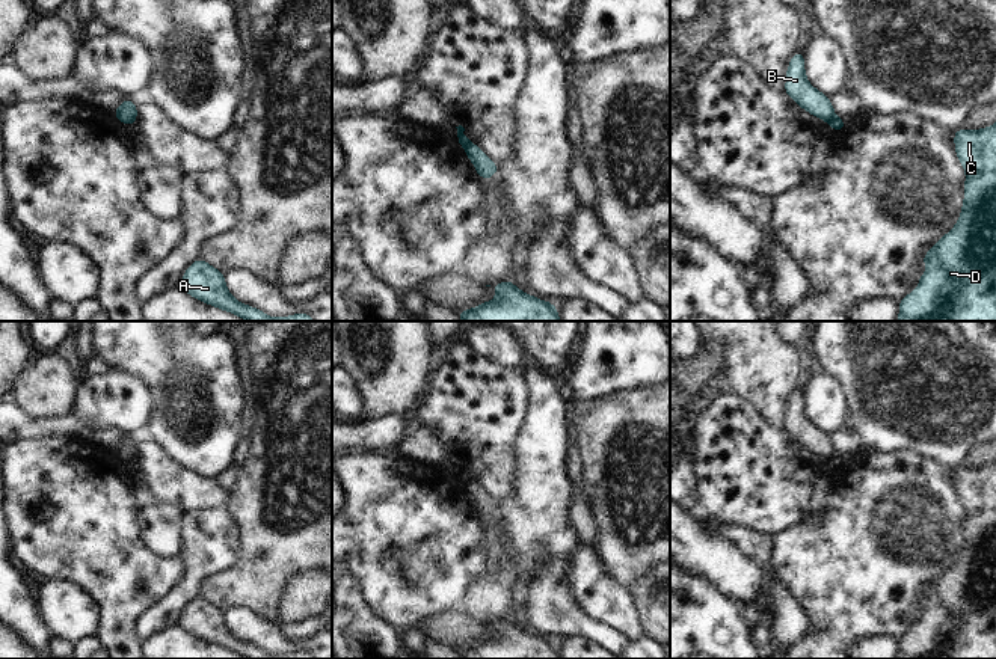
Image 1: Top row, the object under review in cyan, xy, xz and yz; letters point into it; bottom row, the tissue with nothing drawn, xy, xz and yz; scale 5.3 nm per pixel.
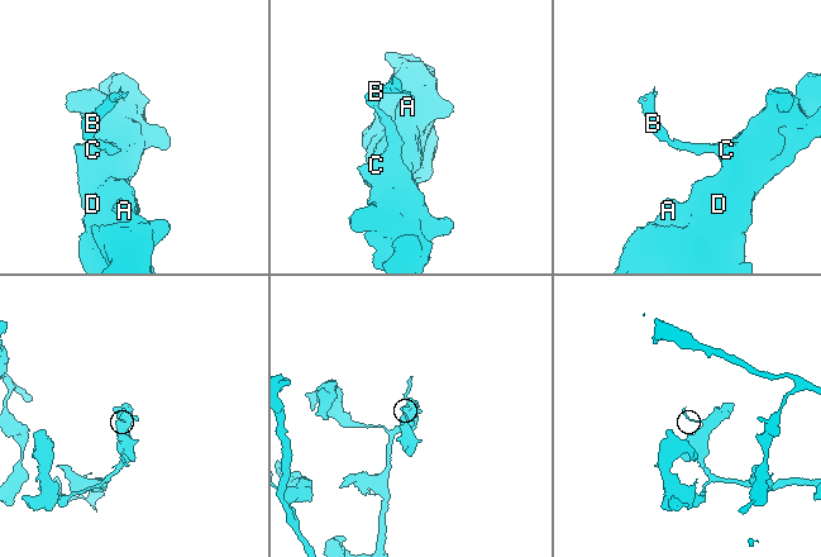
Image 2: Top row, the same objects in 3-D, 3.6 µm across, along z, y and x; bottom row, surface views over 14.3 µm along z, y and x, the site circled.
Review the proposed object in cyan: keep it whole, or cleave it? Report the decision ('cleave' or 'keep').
cleave

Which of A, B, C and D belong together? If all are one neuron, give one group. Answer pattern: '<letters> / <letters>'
A C D / B

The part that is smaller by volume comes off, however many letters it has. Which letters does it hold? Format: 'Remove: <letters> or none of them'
Remove: B

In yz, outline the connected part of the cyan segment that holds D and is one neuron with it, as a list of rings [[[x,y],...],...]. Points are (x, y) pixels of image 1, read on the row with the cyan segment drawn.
[[[996,124],[984,130],[957,130],[954,140],[967,175],[961,214],[958,223],[921,258],[927,273],[921,274],[921,285],[898,303],[898,321],[996,321]]]

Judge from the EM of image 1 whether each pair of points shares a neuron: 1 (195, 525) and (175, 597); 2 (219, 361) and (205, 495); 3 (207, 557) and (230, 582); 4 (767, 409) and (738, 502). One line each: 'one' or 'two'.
1: one
2: two
3: two
4: two

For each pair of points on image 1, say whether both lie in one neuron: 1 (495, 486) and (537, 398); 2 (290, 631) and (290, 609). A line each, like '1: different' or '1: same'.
1: different
2: different

